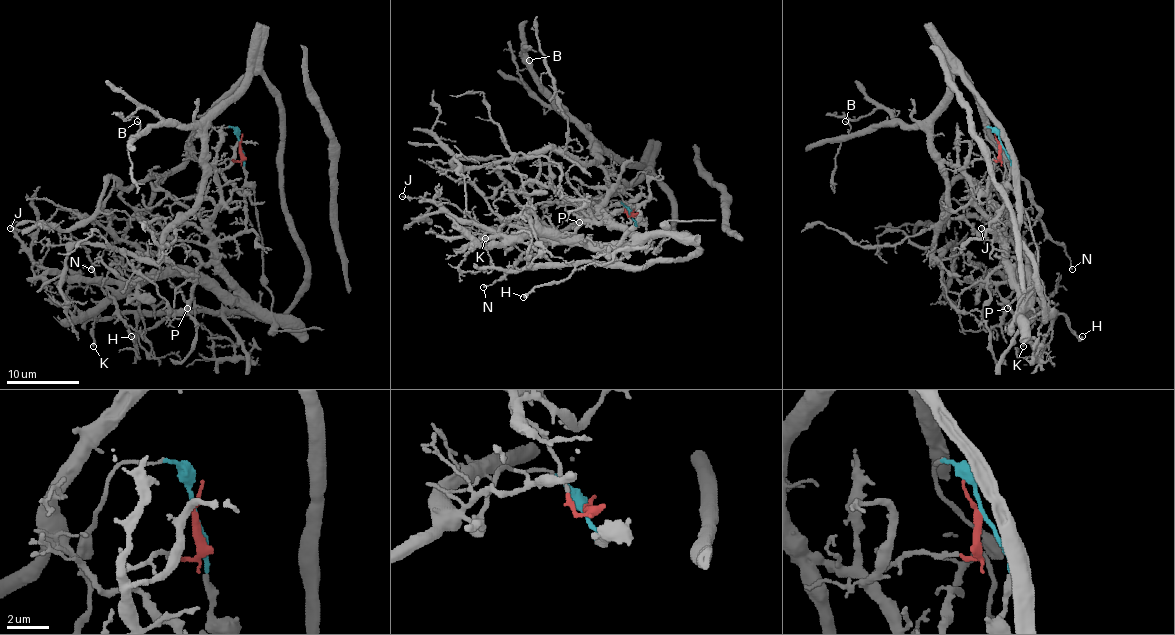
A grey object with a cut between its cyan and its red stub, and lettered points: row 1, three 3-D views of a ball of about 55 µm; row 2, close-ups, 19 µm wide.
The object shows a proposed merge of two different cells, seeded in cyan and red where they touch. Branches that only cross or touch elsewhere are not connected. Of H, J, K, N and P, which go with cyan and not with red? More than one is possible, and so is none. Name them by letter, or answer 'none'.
H, J, N

